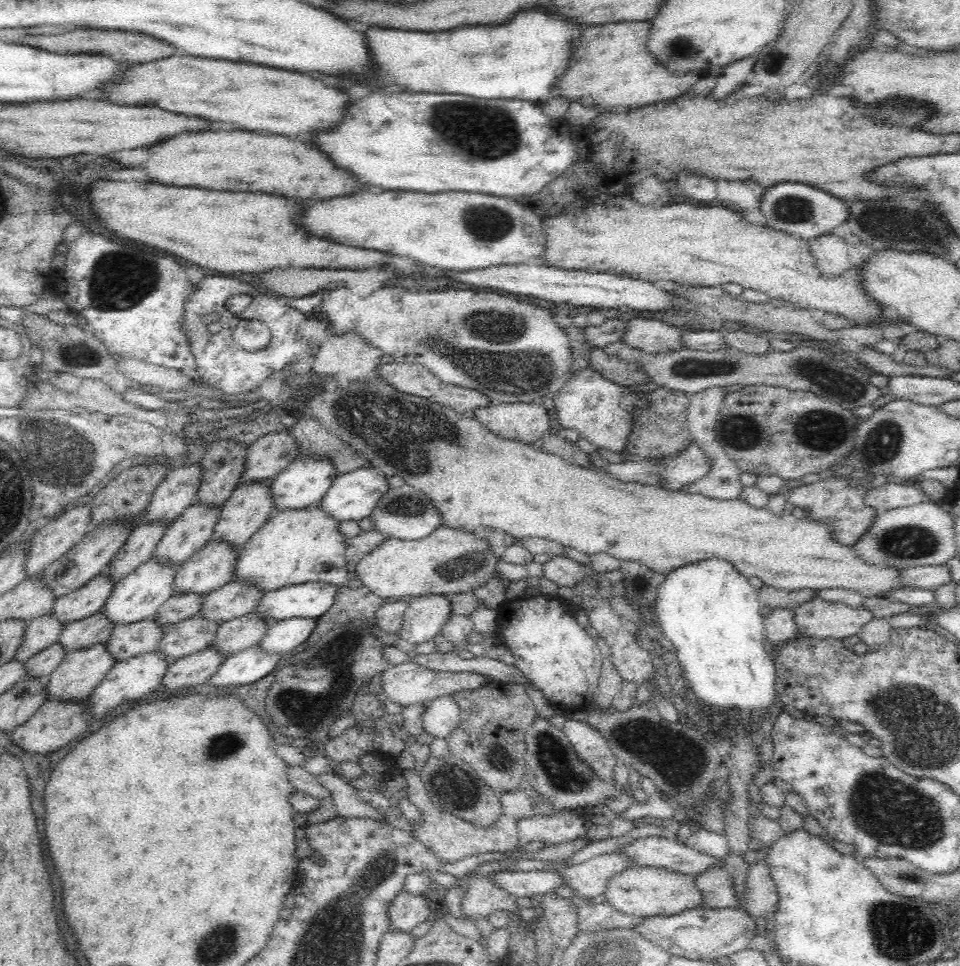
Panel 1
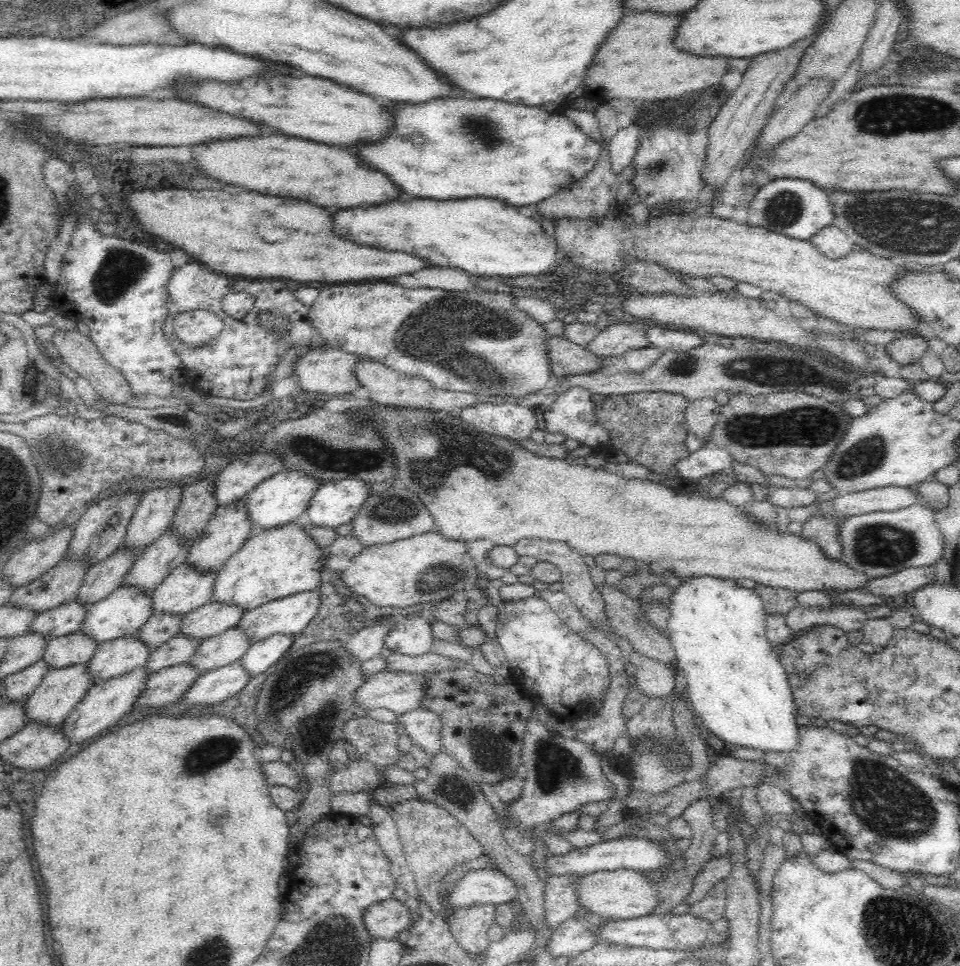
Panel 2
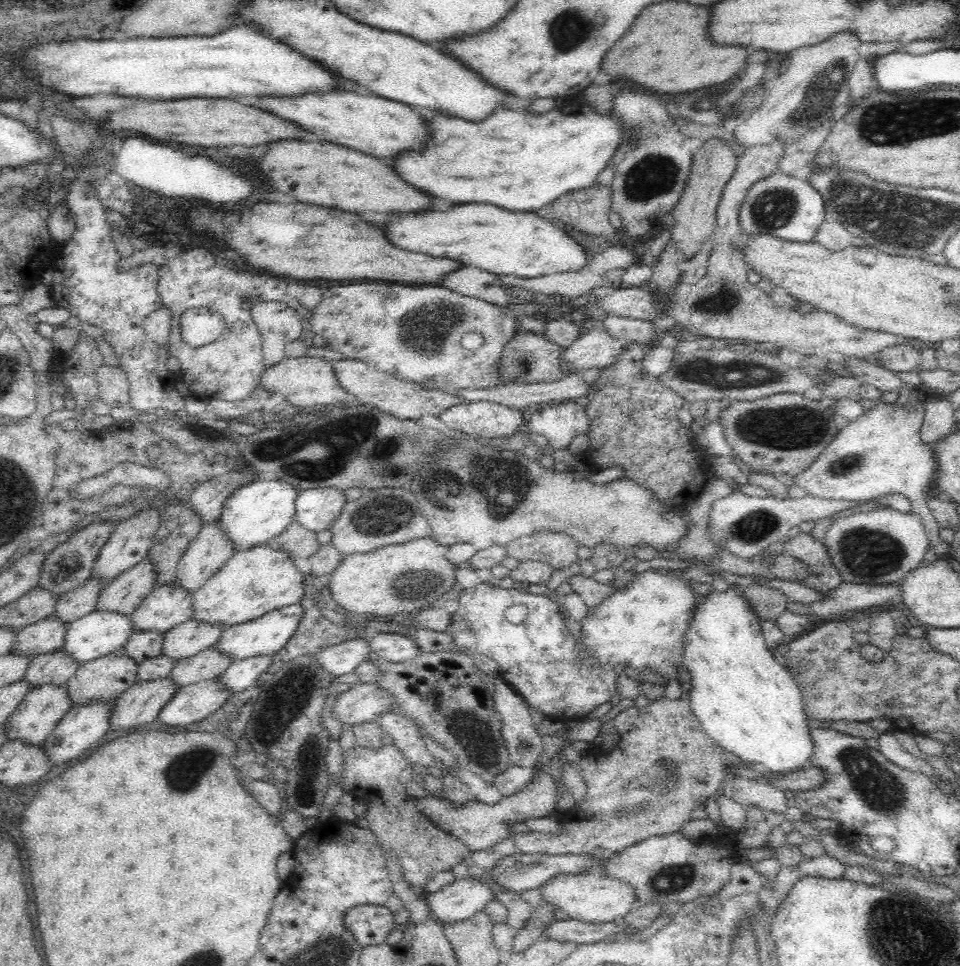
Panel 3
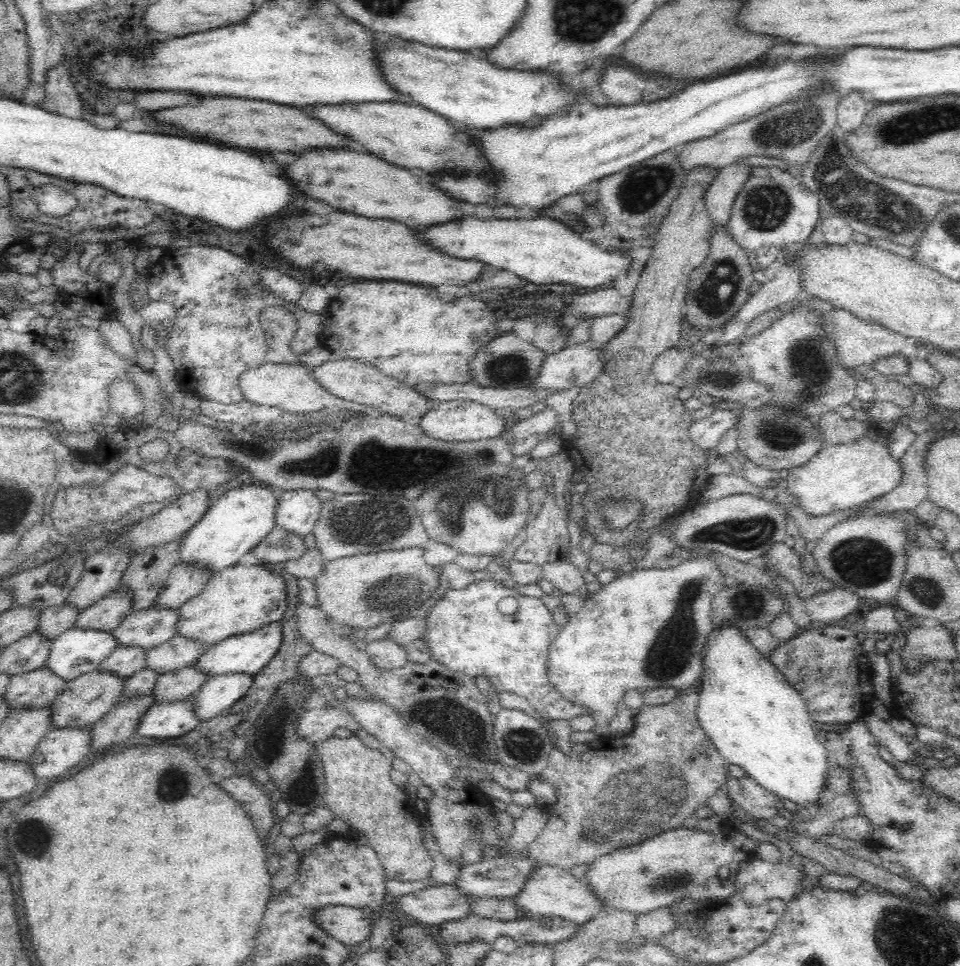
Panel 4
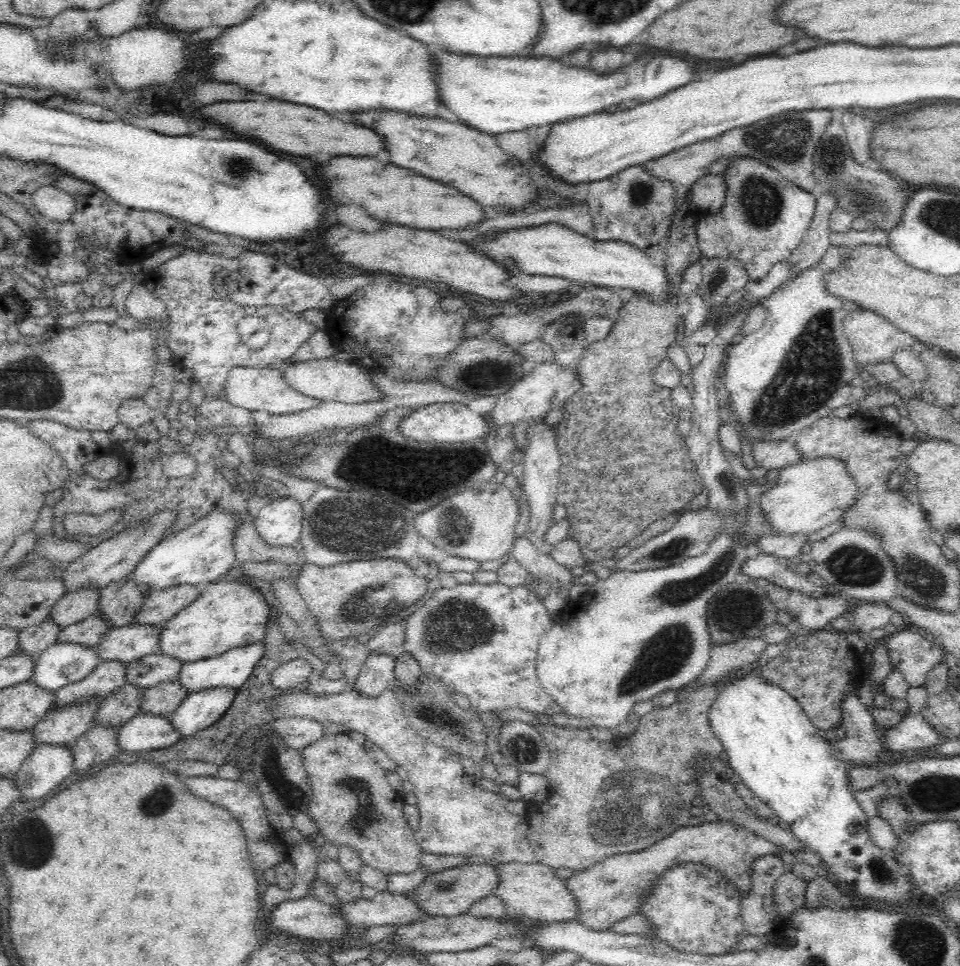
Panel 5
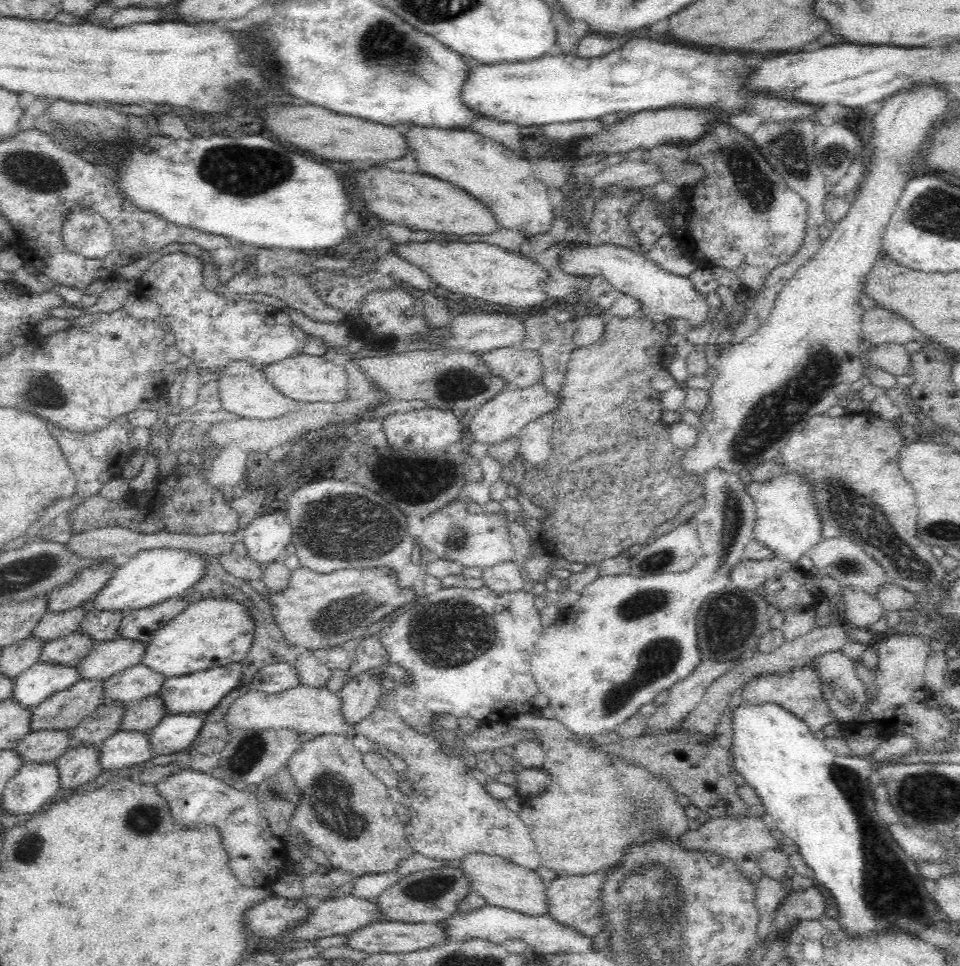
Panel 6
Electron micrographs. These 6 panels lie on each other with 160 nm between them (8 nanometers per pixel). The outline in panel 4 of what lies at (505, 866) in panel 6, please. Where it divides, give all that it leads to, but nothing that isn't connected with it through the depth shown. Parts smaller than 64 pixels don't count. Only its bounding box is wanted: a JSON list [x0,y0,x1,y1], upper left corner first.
[512,863,604,925]

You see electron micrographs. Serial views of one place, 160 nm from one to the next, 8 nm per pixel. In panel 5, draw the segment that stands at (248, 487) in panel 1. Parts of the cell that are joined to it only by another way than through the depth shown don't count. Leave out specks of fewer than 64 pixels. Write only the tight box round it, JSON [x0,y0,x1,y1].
[132,585,201,626]

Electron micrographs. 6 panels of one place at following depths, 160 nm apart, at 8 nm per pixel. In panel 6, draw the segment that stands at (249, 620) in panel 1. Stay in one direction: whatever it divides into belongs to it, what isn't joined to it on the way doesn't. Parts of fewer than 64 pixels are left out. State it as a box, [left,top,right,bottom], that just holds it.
[116,693,166,732]

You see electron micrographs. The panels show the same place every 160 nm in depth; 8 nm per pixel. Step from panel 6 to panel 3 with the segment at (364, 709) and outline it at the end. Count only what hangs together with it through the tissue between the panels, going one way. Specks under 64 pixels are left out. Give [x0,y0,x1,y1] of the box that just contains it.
[368,634,421,663]

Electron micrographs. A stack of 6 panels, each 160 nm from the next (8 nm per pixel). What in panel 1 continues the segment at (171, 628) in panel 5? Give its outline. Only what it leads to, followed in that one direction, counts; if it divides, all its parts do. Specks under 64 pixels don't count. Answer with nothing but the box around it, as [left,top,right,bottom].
[230,505,350,592]

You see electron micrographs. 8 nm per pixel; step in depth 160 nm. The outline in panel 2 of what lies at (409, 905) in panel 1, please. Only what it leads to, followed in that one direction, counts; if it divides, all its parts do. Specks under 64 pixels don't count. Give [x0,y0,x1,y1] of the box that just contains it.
[362,895,414,940]

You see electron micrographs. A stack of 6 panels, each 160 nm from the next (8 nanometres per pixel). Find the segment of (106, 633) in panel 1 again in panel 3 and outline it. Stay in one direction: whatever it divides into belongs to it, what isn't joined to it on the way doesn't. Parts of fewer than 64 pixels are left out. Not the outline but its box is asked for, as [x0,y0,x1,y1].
[21,650,78,689]

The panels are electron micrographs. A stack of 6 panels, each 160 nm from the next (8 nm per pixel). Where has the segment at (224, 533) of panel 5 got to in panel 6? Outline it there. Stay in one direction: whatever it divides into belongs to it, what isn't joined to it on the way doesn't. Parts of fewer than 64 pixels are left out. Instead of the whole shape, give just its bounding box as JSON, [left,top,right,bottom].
[82,548,205,614]

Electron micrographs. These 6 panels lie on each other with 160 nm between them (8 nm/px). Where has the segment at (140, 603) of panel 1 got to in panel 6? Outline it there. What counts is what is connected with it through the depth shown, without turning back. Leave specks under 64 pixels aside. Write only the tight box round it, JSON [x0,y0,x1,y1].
[10,661,77,710]

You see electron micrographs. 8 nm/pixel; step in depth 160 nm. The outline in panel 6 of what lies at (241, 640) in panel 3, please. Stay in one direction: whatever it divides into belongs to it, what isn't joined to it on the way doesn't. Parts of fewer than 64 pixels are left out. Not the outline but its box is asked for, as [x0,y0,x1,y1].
[158,663,242,714]

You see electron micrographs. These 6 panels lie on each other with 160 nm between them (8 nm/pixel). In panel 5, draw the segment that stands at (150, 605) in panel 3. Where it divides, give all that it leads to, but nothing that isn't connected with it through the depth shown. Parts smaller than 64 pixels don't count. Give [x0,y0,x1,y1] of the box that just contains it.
[95,623,161,663]

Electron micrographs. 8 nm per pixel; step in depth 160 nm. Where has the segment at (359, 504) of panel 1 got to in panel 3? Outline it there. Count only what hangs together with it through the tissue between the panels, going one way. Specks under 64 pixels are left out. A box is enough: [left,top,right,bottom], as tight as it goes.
[294,488,345,533]

